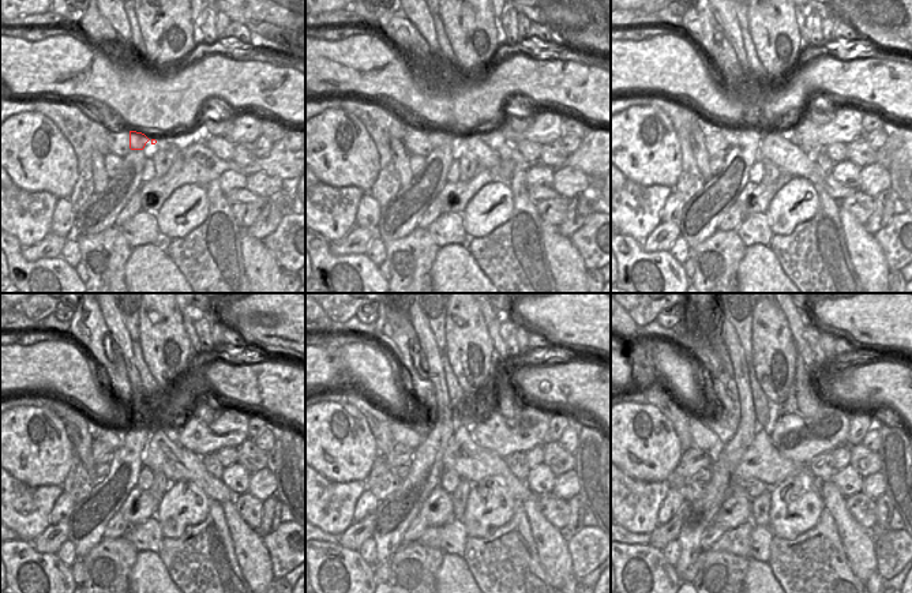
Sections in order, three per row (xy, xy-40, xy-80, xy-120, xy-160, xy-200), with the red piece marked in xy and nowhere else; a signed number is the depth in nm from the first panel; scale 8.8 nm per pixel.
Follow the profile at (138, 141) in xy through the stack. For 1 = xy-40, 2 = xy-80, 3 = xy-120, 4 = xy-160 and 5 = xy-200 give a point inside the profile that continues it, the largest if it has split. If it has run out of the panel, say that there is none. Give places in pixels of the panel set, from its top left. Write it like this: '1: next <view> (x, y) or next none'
1: next xy-40 (436, 138)
2: next xy-80 (731, 134)
3: next xy-120 (111, 435)
4: next xy-160 (404, 432)
5: next xy-200 (702, 438)

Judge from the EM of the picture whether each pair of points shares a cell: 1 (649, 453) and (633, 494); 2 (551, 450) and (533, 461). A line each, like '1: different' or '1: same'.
1: different
2: different

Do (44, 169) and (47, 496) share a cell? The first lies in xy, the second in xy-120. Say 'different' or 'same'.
different

